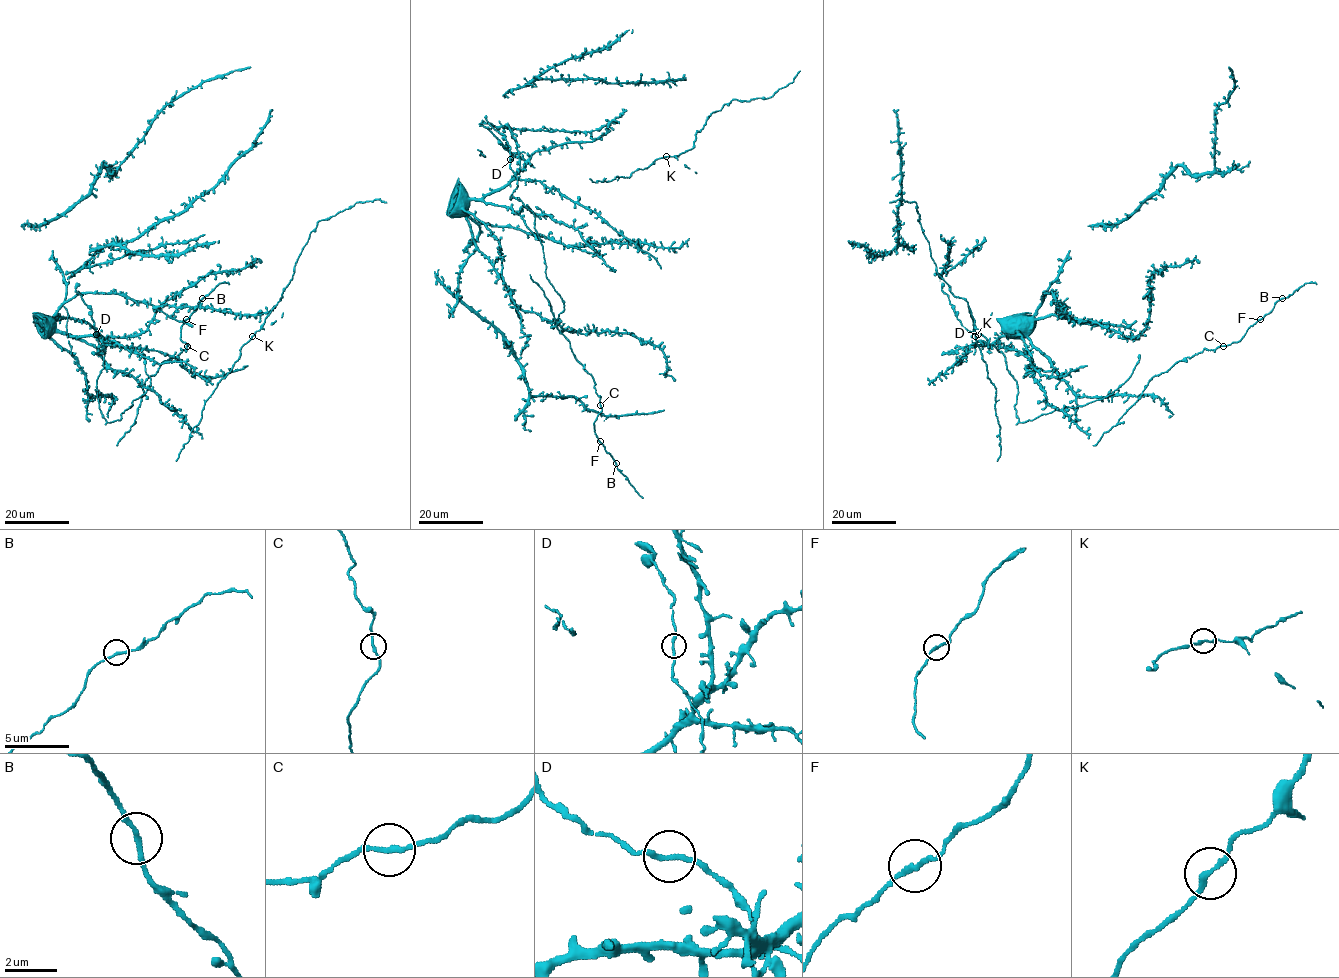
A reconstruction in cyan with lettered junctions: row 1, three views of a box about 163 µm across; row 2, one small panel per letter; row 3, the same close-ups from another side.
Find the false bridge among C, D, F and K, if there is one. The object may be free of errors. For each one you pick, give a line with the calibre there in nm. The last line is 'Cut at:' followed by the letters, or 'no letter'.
Cut at: no letter

